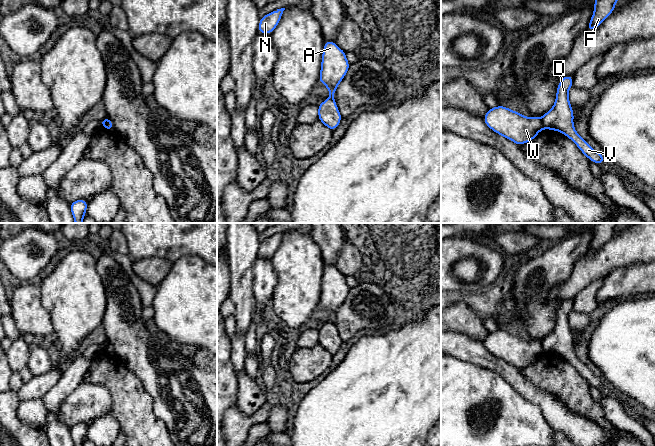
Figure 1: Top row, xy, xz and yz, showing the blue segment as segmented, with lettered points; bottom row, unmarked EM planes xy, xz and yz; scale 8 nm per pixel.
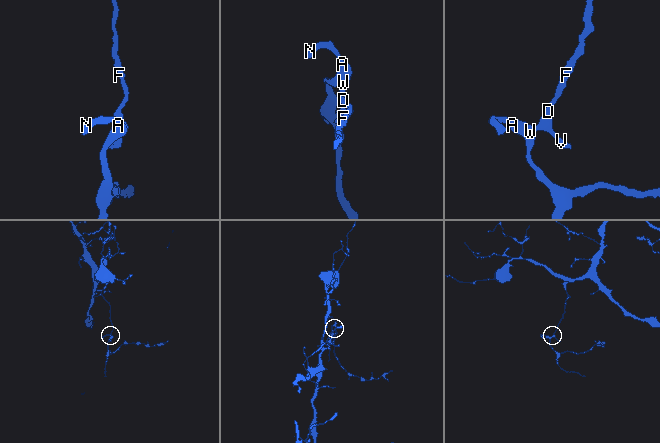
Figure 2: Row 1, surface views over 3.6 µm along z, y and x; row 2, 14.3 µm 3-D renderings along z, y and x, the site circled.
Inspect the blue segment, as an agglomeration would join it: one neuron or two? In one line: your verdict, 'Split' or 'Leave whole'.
Split

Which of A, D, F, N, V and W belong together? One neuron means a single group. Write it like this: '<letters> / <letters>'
A N W / D F V

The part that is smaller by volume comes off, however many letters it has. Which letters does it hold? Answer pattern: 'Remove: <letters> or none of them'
Remove: A, N, W

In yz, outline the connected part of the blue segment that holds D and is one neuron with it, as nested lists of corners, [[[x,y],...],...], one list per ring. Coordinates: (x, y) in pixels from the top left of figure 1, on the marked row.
[[[572,75],[564,76],[558,86],[553,107],[541,118],[543,128],[559,131],[571,139],[589,161],[604,165],[604,156],[595,151],[575,130],[573,125],[574,113],[569,102],[568,92],[573,85]]]

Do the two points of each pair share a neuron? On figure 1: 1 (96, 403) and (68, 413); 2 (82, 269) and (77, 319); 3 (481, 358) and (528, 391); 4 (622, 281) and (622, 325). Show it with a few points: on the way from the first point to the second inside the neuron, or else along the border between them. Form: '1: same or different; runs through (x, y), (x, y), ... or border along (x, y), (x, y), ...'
1: same; runs through (89, 404), (84, 404), (75, 409)
2: same; runs through (77, 281), (77, 307)
3: same; runs through (493, 363), (506, 370), (516, 379)
4: different; border along (641, 295), (622, 298), (617, 301)

